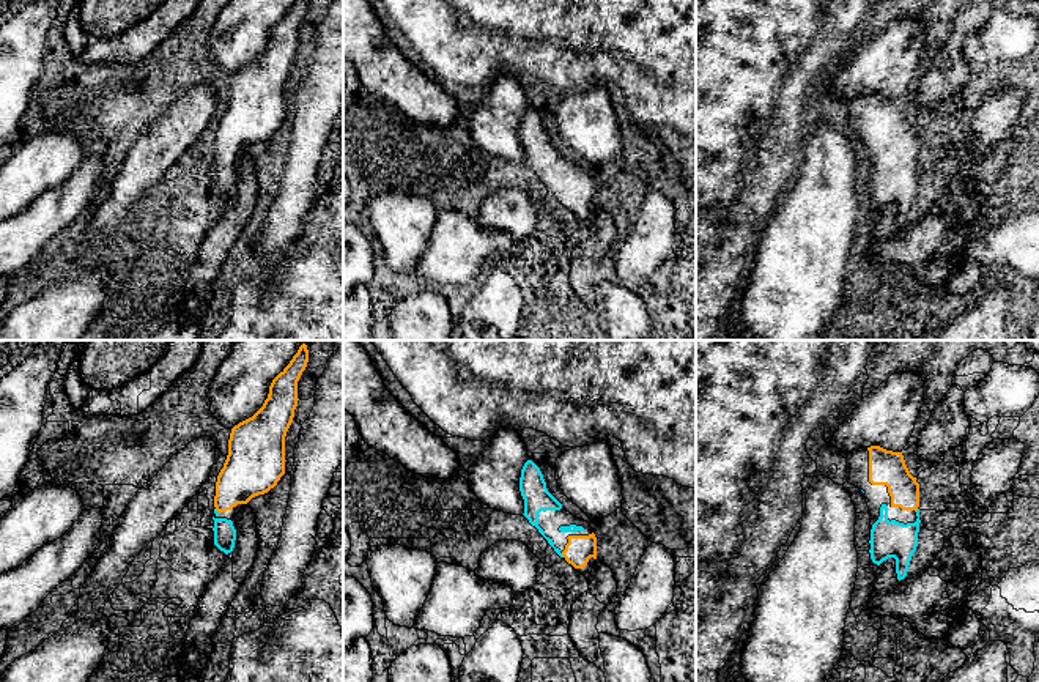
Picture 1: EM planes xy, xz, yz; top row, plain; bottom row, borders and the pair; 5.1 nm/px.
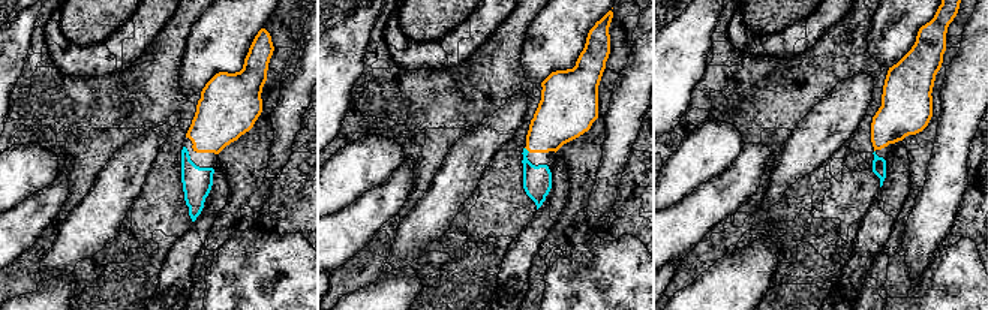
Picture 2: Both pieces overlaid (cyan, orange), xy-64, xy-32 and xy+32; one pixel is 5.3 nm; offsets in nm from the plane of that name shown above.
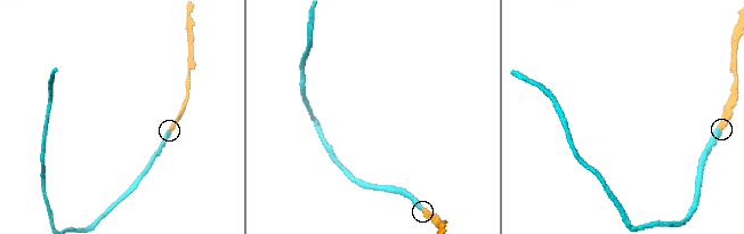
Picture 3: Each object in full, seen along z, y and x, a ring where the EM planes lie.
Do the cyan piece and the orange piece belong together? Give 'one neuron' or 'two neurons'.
one neuron

